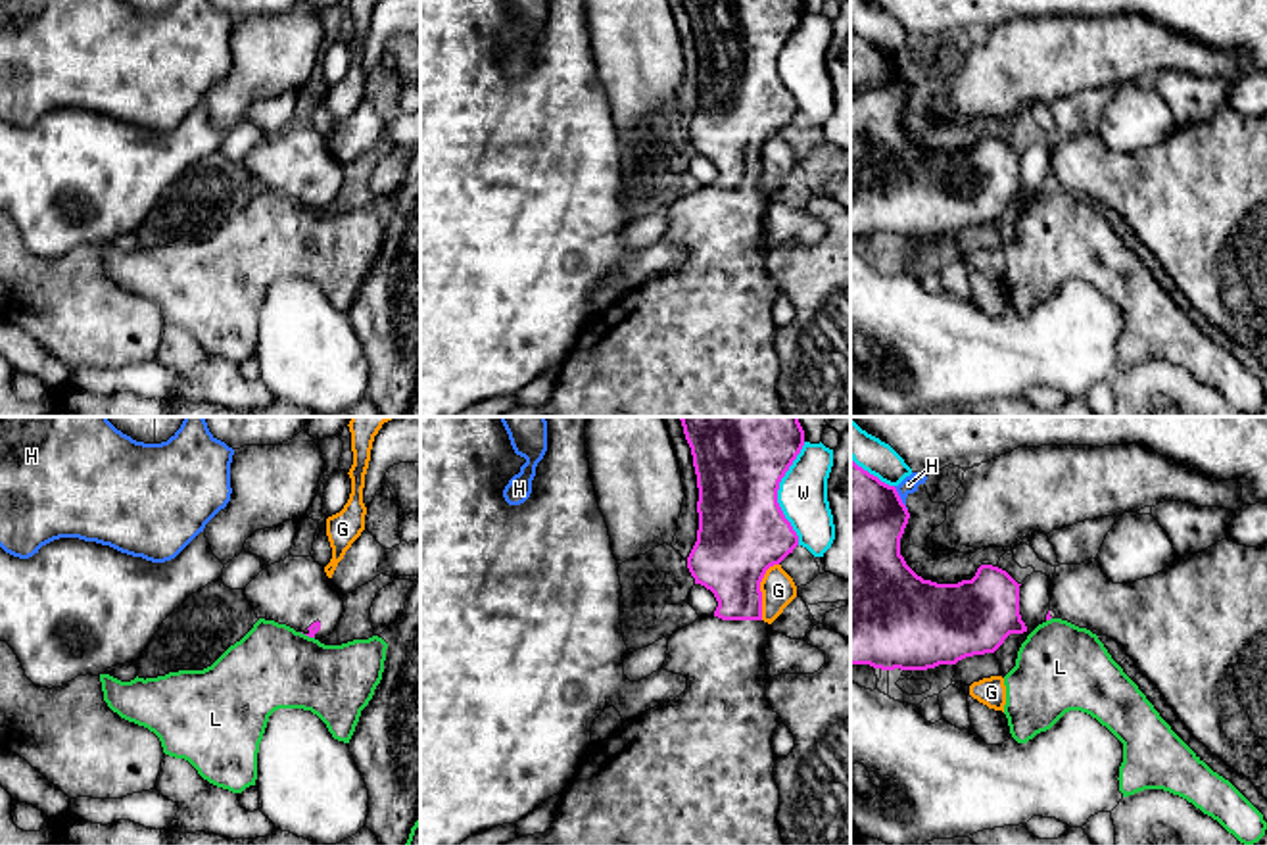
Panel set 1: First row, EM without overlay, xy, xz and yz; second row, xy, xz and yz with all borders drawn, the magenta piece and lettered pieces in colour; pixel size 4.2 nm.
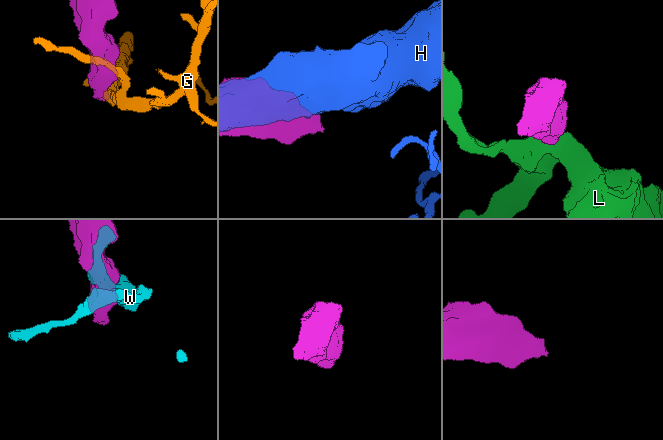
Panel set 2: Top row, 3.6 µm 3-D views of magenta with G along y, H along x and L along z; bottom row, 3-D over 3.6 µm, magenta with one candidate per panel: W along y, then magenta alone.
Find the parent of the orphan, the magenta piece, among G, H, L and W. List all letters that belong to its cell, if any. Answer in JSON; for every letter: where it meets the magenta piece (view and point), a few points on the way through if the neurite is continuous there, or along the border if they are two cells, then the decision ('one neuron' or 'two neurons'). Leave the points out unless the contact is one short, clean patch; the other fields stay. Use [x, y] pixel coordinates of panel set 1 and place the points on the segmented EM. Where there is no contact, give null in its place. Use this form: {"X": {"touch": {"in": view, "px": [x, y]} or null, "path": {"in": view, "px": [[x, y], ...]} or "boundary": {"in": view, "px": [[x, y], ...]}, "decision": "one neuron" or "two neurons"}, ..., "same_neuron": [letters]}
{"G": {"touch": {"in": "xz", "px": [759, 590]}, "decision": "two neurons"}, "H": {"touch": {"in": "yz", "px": [899, 498]}, "decision": "two neurons"}, "L": {"touch": {"in": "xy", "px": [308, 634]}, "boundary": {"in": "xy", "px": [[300, 632], [313, 638]]}, "decision": "two neurons"}, "W": {"touch": {"in": "xz", "px": [776, 494]}, "decision": "two neurons"}, "same_neuron": []}

